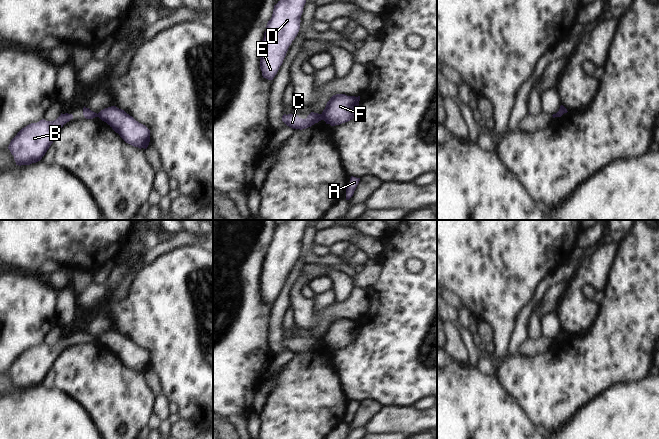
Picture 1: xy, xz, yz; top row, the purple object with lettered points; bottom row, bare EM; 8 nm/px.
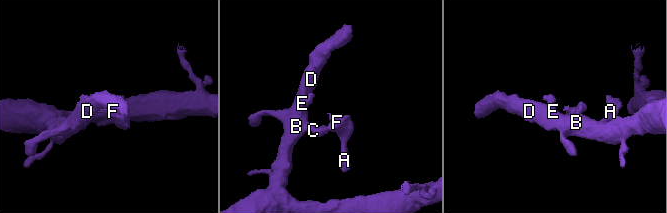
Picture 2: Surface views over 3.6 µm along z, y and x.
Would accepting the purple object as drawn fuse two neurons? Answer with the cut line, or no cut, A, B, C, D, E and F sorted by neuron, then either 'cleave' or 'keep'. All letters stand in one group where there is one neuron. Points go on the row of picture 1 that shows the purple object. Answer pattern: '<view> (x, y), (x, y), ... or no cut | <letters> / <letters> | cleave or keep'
xz (320, 114), (323, 119) | A F / B C D E | cleave

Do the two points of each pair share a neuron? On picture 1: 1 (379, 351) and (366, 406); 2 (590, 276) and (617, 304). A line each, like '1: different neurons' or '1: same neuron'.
1: different neurons
2: different neurons

